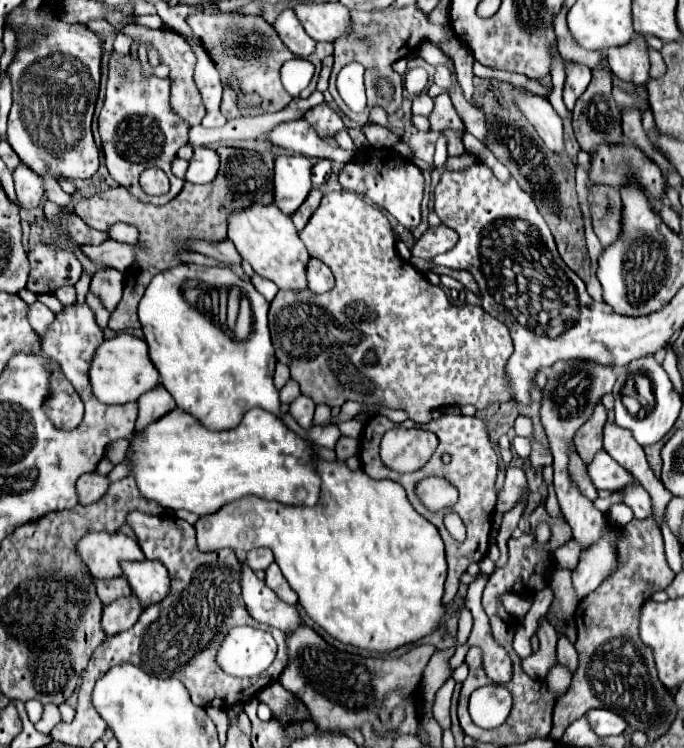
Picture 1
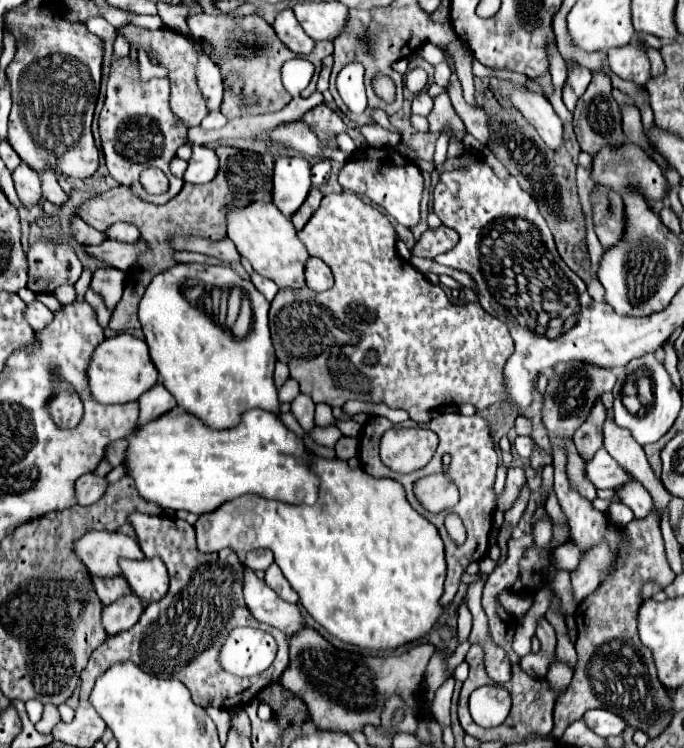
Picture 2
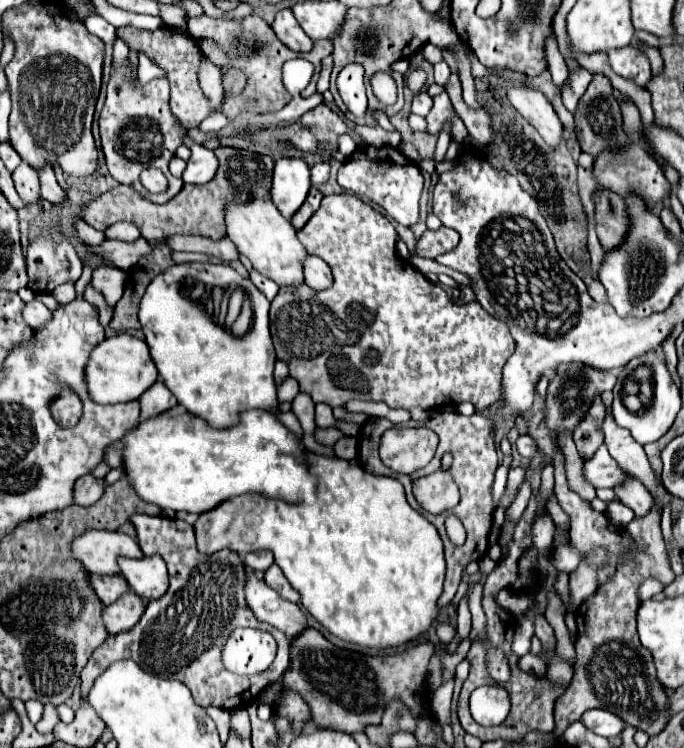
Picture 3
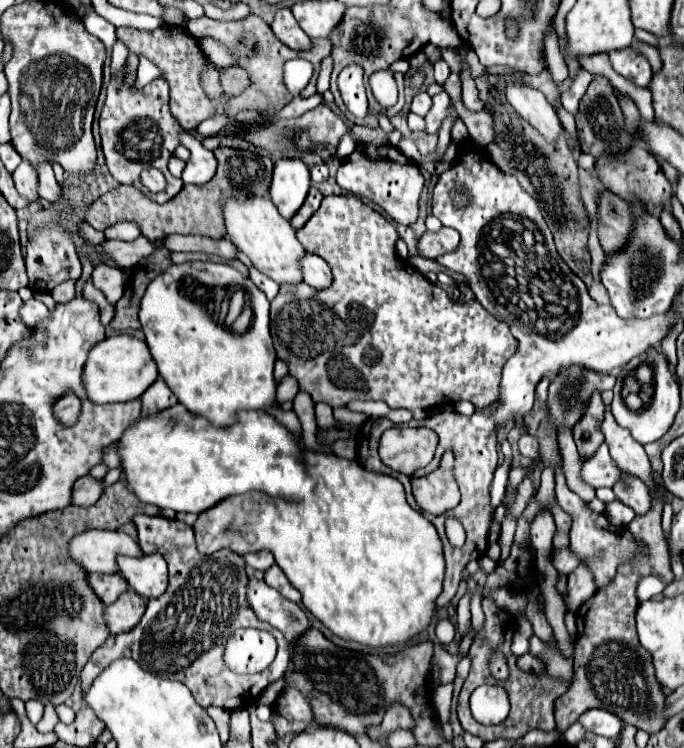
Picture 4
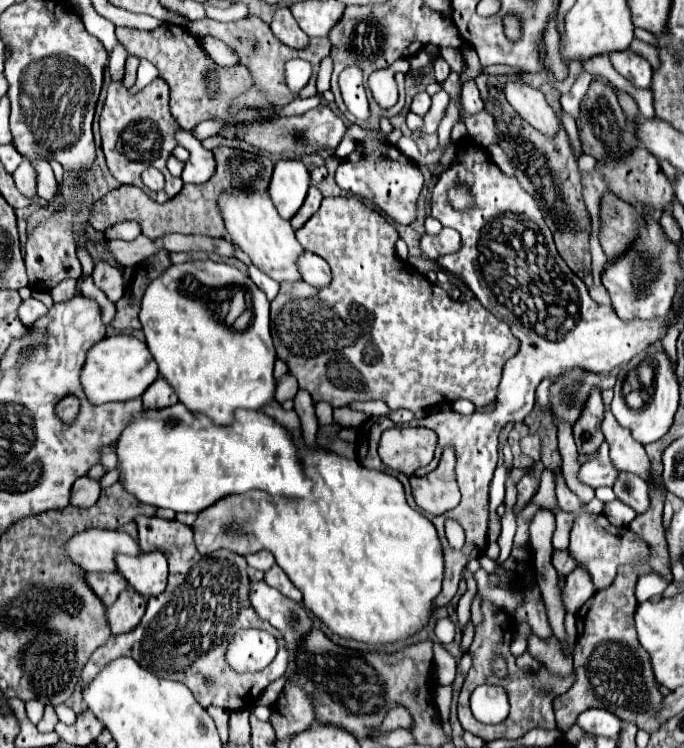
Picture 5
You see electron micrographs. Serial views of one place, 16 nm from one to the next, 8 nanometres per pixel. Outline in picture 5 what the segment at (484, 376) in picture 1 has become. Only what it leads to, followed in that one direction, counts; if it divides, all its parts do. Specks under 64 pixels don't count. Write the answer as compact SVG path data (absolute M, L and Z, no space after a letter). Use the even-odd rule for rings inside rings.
M324 198L320 210L300 230L296 230L296 238L304 246L304 250L322 256L330 264L330 268L332 268L332 284L322 288L320 292L318 292L318 288L314 288L314 286L310 286L306 282L282 284L276 300L272 300L270 330L272 330L274 348L276 348L278 358L288 364L290 374L298 380L302 390L310 392L314 402L328 402L330 406L336 408L336 406L346 406L352 400L384 400L392 410L394 408L408 408L408 410L414 412L416 418L424 418L424 416L428 416L428 410L432 406L442 404L442 402L450 404L450 402L454 402L458 398L464 398L464 400L470 400L472 404L476 404L478 408L484 408L484 406L490 406L492 400L496 400L496 388L500 384L502 366L506 364L506 360L512 354L516 354L518 340L512 336L508 324L498 320L496 316L492 316L484 306L480 306L480 302L476 298L472 298L468 302L450 300L450 296L446 294L444 288L440 288L438 284L432 284L414 266L410 266L408 262L400 260L396 256L396 250L394 250L394 244L398 240L398 232L382 214L378 214L372 208L368 208L358 198Z

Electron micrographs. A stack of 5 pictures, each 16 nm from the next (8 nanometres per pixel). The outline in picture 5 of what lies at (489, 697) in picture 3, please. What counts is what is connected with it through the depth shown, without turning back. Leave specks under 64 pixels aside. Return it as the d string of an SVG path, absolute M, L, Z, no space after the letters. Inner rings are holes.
M478 686L470 696L470 708L478 722L500 724L510 710L508 694L502 686Z

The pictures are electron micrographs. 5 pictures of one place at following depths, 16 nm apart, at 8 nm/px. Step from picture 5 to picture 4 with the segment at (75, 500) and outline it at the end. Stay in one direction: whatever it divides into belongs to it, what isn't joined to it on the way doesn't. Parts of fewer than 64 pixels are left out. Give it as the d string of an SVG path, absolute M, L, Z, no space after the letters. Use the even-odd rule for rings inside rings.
M82 476L74 484L74 504L92 506L102 492L104 492L102 480L96 480L92 476Z

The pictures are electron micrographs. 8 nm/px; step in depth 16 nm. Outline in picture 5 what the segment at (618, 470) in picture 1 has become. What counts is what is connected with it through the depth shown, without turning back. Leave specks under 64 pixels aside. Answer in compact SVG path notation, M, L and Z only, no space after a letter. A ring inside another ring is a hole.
M604 442L598 448L596 456L592 460L588 460L586 464L582 464L578 478L584 484L590 484L592 488L598 486L614 486L614 480L618 480L618 470L614 468L610 456L608 456L608 444Z

